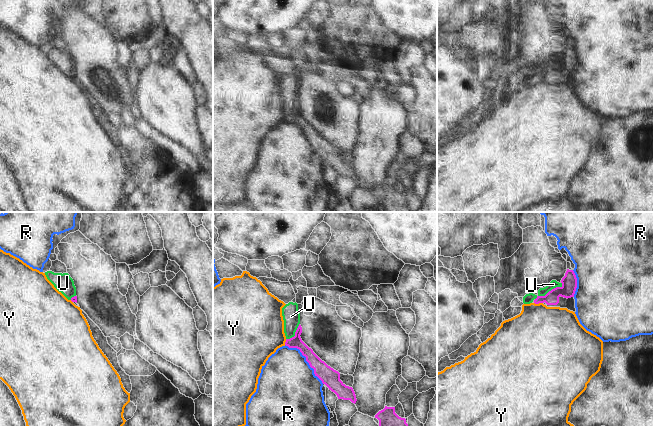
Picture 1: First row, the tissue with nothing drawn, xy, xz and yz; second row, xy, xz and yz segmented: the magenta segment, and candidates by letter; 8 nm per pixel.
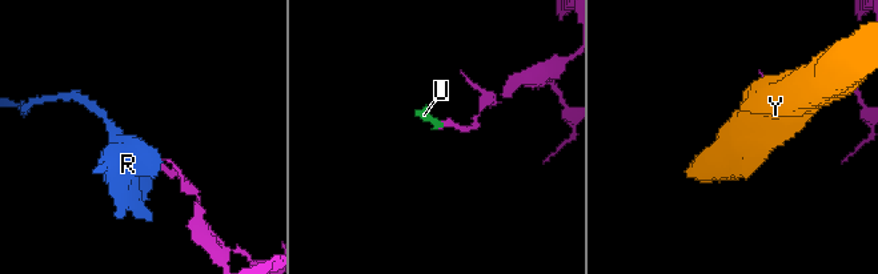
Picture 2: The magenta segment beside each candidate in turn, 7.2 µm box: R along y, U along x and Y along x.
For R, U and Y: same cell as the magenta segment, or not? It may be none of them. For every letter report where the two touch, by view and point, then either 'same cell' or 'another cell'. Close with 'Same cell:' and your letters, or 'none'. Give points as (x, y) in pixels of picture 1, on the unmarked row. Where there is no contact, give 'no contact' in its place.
R: meets magenta in xz at (306, 136); another cell
U: meets magenta in yz at (549, 67); same cell
Y: meets magenta in yz at (538, 79); another cell
Same cell: U

